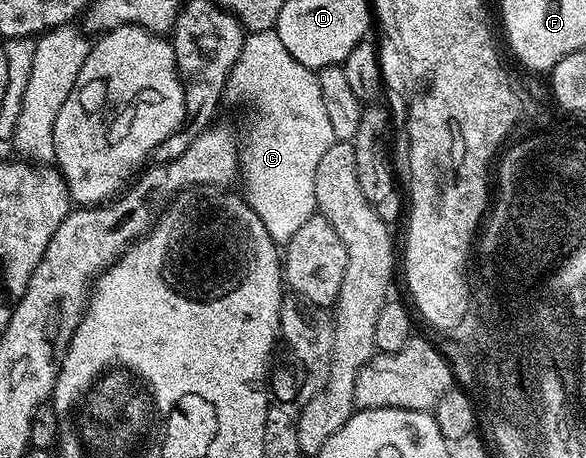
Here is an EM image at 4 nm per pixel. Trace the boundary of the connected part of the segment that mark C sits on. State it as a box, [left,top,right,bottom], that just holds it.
[226,30,336,244]

